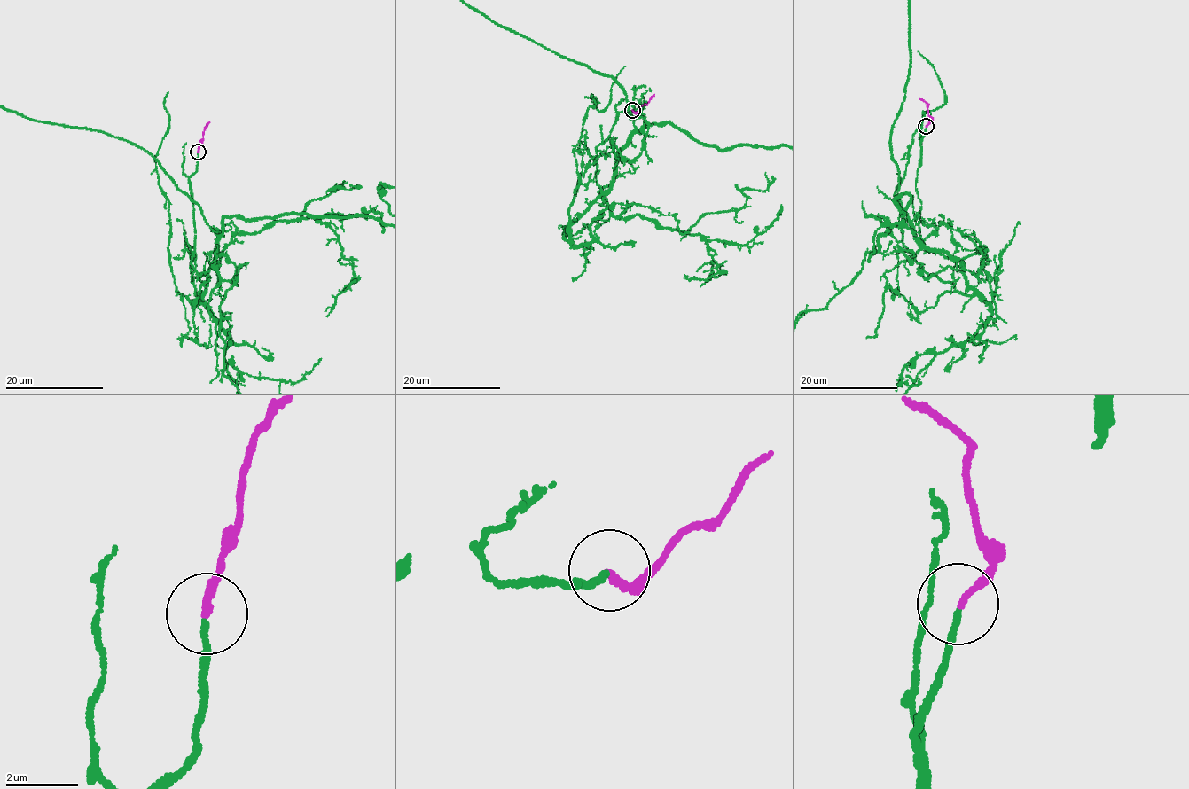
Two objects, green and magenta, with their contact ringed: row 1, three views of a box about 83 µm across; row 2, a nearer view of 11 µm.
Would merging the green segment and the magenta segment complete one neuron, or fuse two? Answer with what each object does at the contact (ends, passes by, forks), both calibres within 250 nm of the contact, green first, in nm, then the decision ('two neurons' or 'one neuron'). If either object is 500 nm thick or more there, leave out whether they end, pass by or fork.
green ends | magenta ends | 140/190 nm | one neuron

